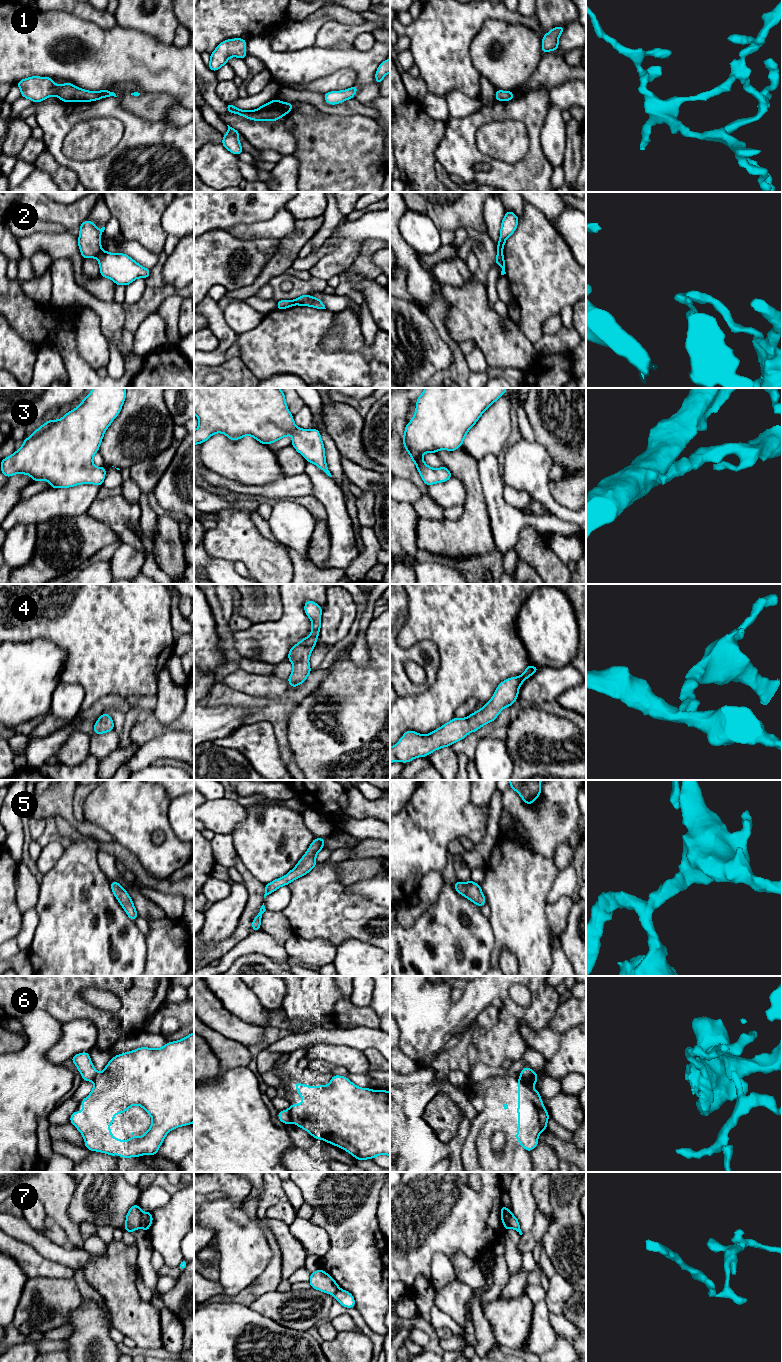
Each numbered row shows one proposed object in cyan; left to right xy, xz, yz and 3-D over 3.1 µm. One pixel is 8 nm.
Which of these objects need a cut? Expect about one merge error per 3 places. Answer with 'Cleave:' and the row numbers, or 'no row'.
Cleave: 2, 6, 7

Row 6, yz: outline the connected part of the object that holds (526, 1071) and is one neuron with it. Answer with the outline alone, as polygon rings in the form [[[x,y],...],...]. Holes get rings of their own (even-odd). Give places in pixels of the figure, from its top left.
[[[525,1066],[521,1070],[520,1075],[522,1075],[522,1076],[524,1076],[526,1078],[529,1078],[533,1084],[536,1084],[538,1076],[539,1076],[537,1073],[535,1073],[532,1069],[530,1069],[527,1066]]]

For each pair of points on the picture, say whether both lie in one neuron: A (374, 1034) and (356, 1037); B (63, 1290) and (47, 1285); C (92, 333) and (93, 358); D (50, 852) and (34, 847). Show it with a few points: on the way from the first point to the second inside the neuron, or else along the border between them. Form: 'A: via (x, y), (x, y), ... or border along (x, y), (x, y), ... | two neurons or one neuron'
A: via (370, 1037), (360, 1037) | one neuron
B: via (59, 1290), (51, 1289) | one neuron
C: via (92, 339), (93, 352) | one neuron
D: border along (43, 847), (35, 861) | two neurons

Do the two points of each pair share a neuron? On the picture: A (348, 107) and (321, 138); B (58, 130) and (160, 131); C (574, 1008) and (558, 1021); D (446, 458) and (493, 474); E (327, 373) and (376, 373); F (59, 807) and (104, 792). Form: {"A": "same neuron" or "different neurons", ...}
{"A": "different neurons", "B": "same neuron", "C": "same neuron", "D": "different neurons", "E": "different neurons", "F": "different neurons"}

